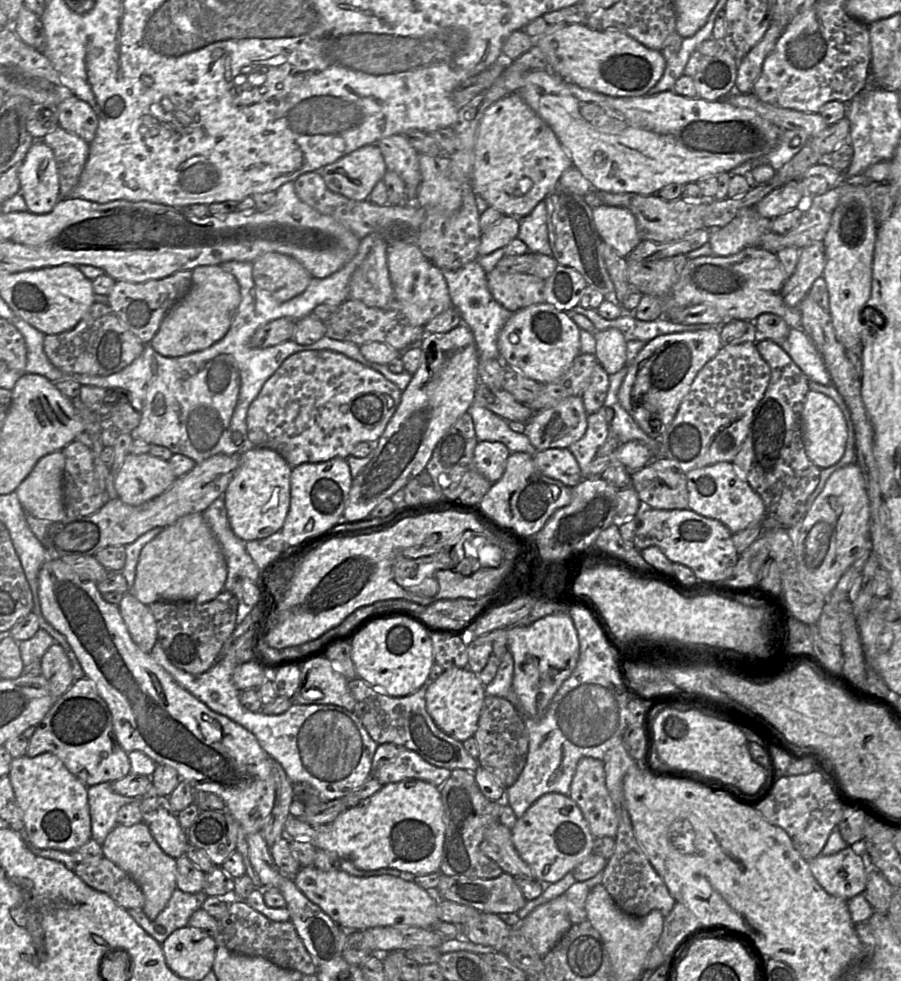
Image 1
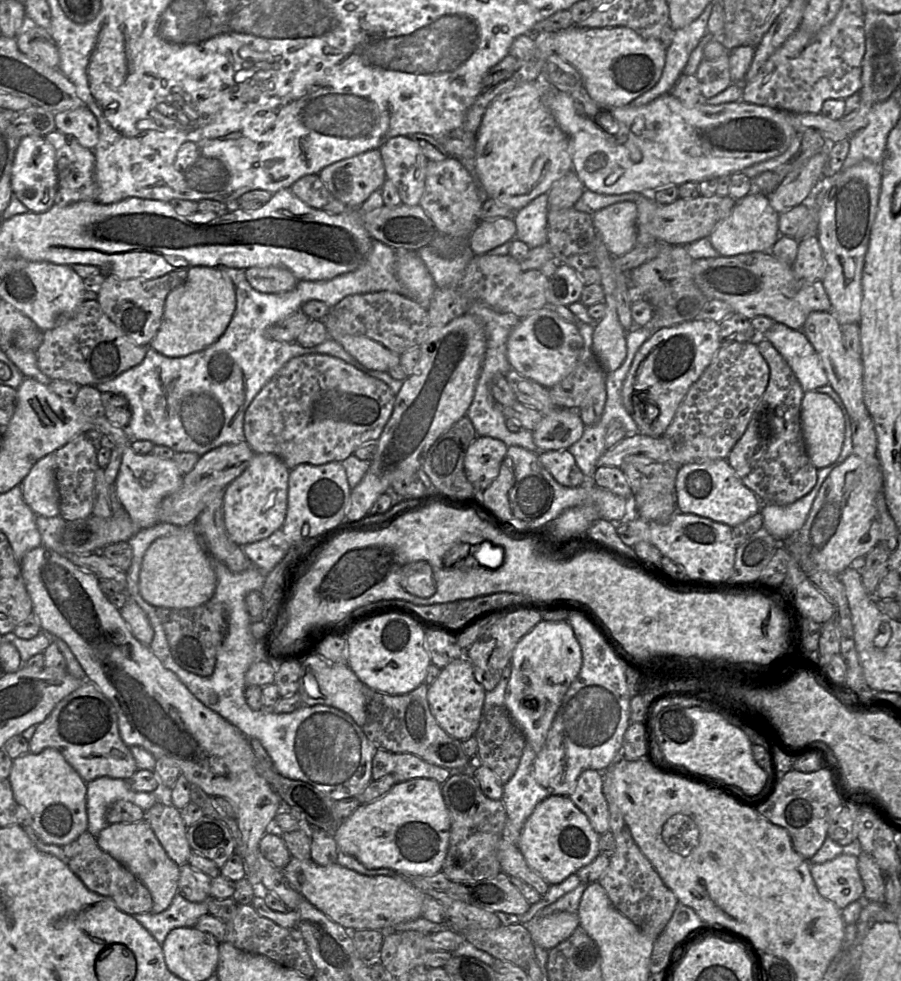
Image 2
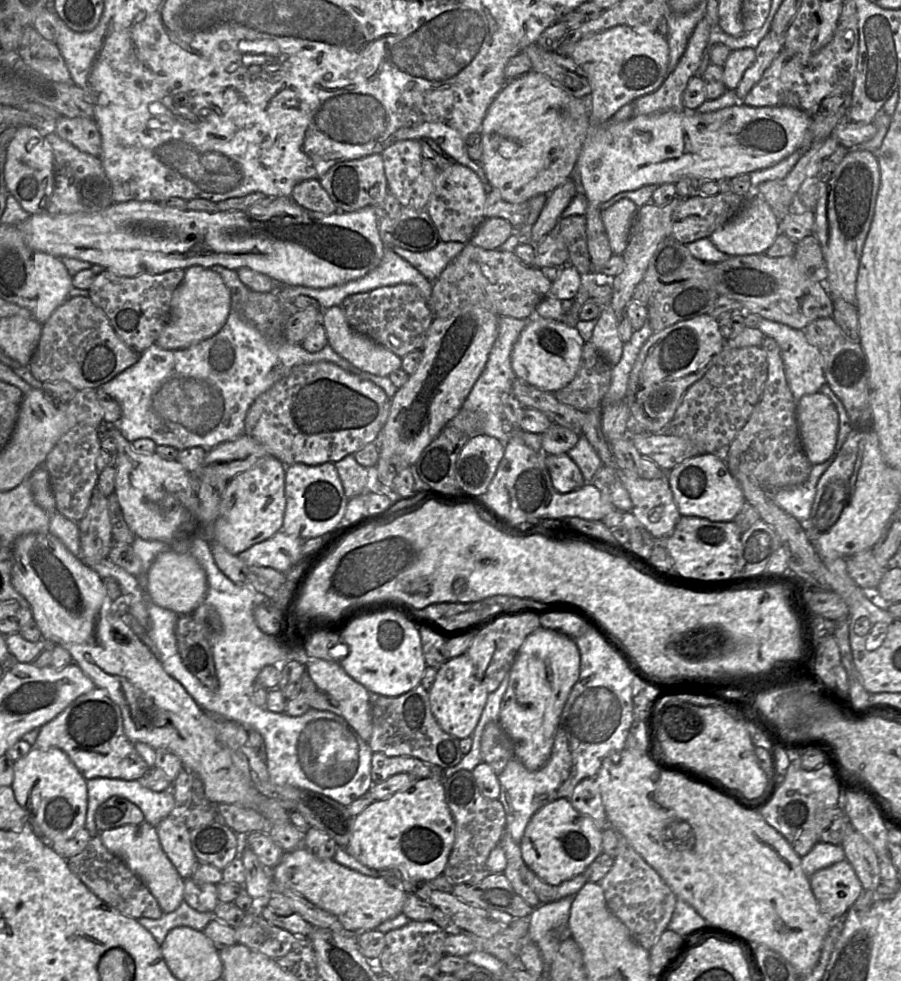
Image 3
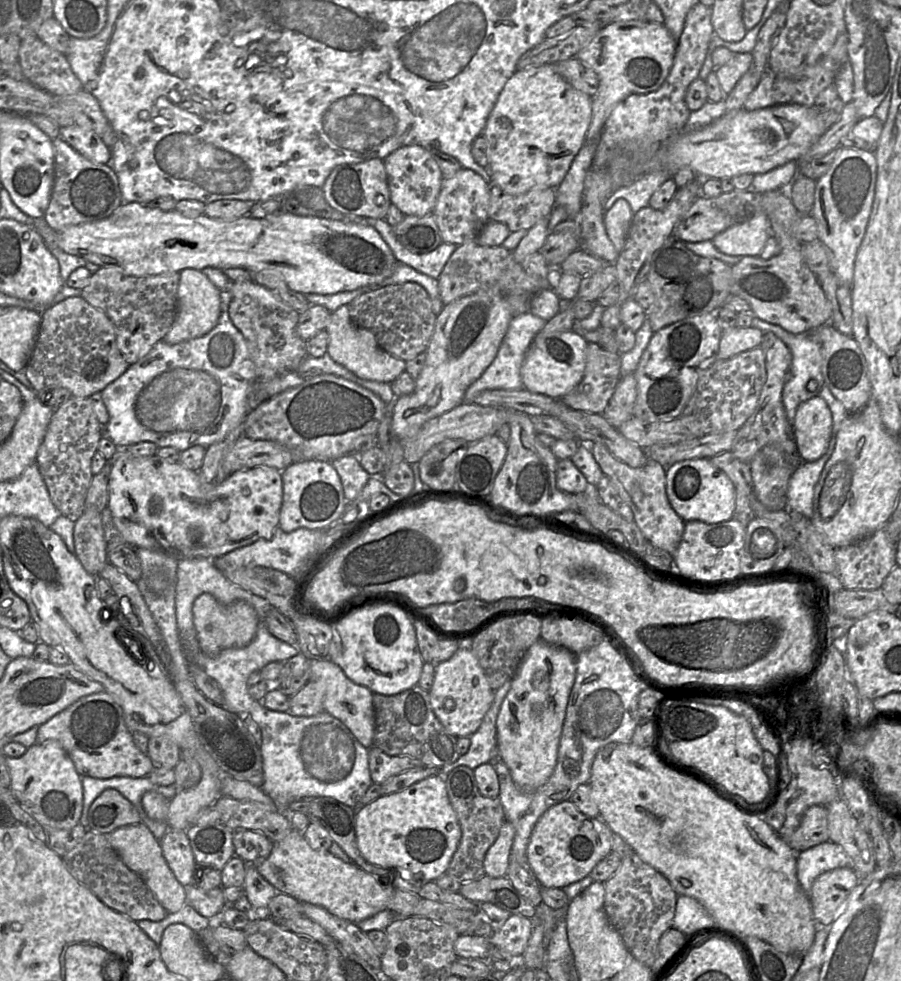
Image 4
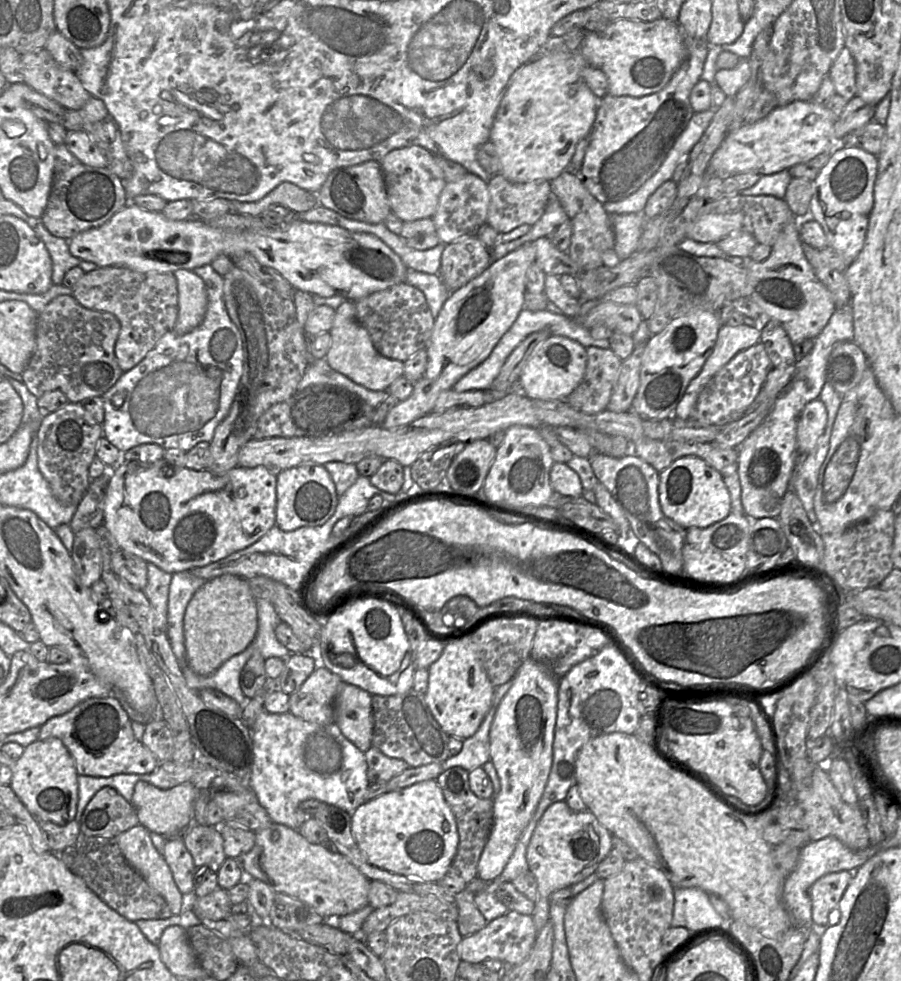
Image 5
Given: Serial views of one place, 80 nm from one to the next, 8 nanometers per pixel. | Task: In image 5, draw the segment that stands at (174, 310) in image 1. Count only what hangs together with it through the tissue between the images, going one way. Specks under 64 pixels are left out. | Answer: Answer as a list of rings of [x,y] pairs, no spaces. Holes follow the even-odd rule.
[[[192,270],[173,272],[178,287],[178,317],[173,331],[184,335],[198,327],[207,308],[207,293],[203,279]]]

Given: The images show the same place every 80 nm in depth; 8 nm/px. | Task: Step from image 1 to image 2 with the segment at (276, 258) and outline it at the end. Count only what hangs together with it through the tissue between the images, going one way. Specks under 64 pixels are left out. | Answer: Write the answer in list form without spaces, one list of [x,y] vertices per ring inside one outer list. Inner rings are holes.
[[[251,267],[245,270],[252,288],[262,293],[277,294],[291,291],[298,279],[283,267]]]

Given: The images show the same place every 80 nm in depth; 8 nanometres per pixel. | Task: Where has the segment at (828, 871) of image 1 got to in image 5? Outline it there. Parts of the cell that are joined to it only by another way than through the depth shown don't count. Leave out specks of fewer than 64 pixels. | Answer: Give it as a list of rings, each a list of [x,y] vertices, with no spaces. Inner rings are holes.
[[[840,871],[826,874],[813,883],[810,888],[813,923],[828,924],[830,912],[837,908],[852,878],[853,872]]]

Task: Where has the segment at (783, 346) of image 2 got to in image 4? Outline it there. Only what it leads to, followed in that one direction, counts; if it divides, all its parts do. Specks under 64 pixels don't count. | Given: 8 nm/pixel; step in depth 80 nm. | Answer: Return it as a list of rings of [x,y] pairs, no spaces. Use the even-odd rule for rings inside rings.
[[[753,317],[752,326],[760,329],[764,334],[767,332],[774,333],[789,348],[792,354],[792,364],[787,382],[784,386],[782,401],[788,419],[793,424],[799,405],[813,397],[819,396],[825,379],[822,373],[822,343],[816,333],[793,334],[784,328]]]

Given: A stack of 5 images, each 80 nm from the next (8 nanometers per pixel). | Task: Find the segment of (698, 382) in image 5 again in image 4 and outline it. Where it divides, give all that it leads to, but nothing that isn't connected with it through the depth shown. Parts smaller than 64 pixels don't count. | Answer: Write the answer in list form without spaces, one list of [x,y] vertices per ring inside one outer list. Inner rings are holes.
[[[733,327],[723,330],[717,360],[729,359],[762,344],[764,333],[752,327]]]

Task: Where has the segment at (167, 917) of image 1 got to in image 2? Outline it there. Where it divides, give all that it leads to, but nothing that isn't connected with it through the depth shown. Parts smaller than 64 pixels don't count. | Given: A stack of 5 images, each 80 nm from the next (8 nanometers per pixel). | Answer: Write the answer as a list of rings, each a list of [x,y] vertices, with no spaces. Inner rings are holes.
[[[177,893],[163,912],[132,916],[162,945],[170,931],[181,927],[194,927],[205,914],[208,914],[207,902],[190,902]]]

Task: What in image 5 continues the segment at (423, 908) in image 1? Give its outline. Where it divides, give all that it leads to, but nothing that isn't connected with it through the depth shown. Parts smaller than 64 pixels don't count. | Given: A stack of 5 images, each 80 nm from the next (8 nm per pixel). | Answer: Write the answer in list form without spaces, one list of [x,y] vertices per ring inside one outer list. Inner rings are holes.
[[[272,822],[266,828],[255,831],[255,844],[246,854],[238,858],[247,877],[253,877],[269,885],[274,892],[296,898],[324,918],[334,918],[356,912],[369,905],[370,880],[364,876],[344,855],[332,852],[327,845],[308,842],[299,832],[285,825]]]

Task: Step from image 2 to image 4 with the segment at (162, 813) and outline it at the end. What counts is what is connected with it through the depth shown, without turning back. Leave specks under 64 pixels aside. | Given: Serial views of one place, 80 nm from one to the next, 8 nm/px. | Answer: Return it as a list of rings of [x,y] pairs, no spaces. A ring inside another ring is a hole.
[[[170,828],[160,844],[163,856],[176,879],[184,887],[194,885],[196,861],[186,831]]]

